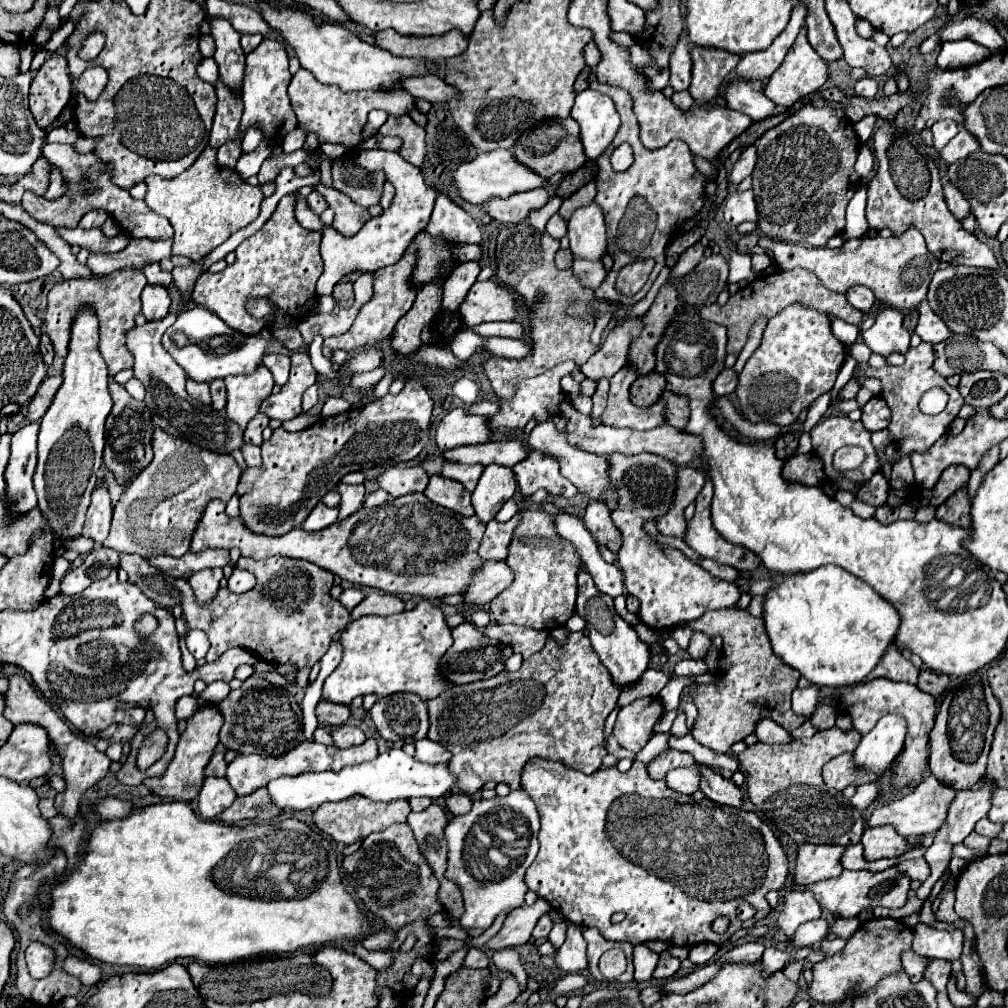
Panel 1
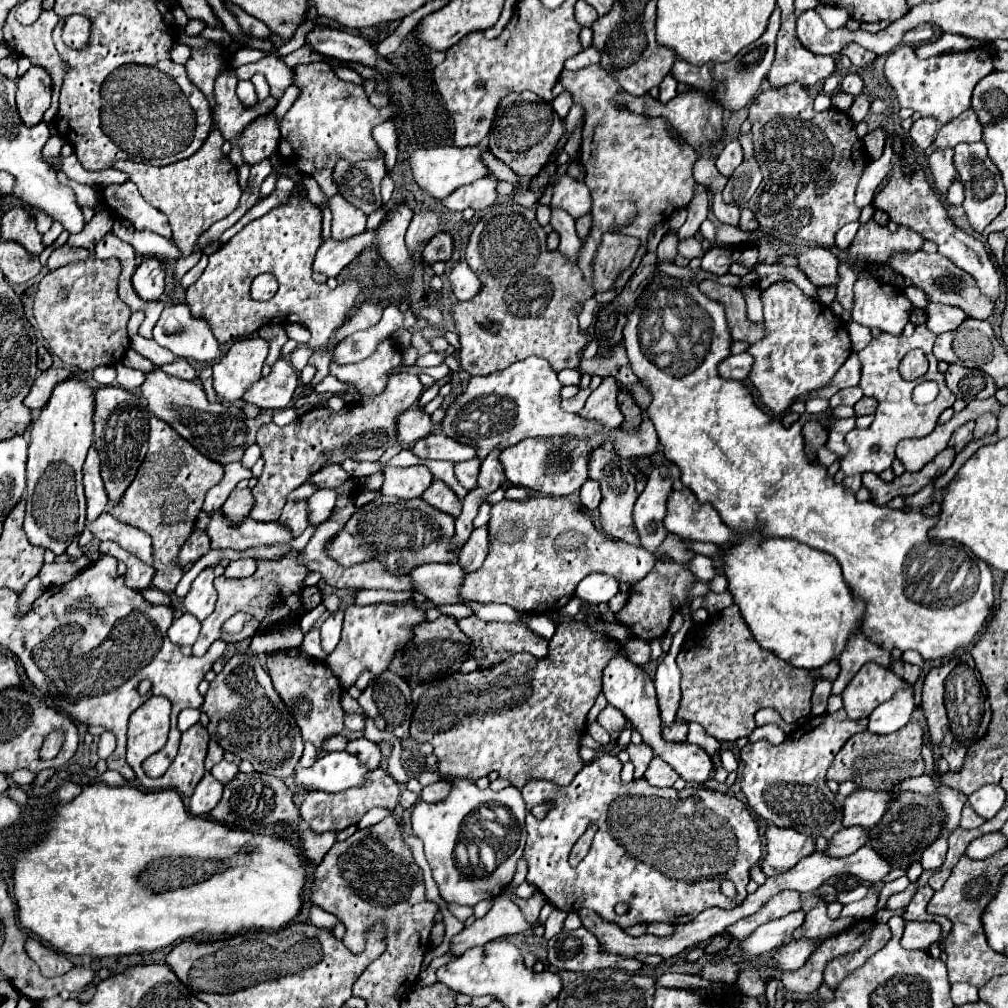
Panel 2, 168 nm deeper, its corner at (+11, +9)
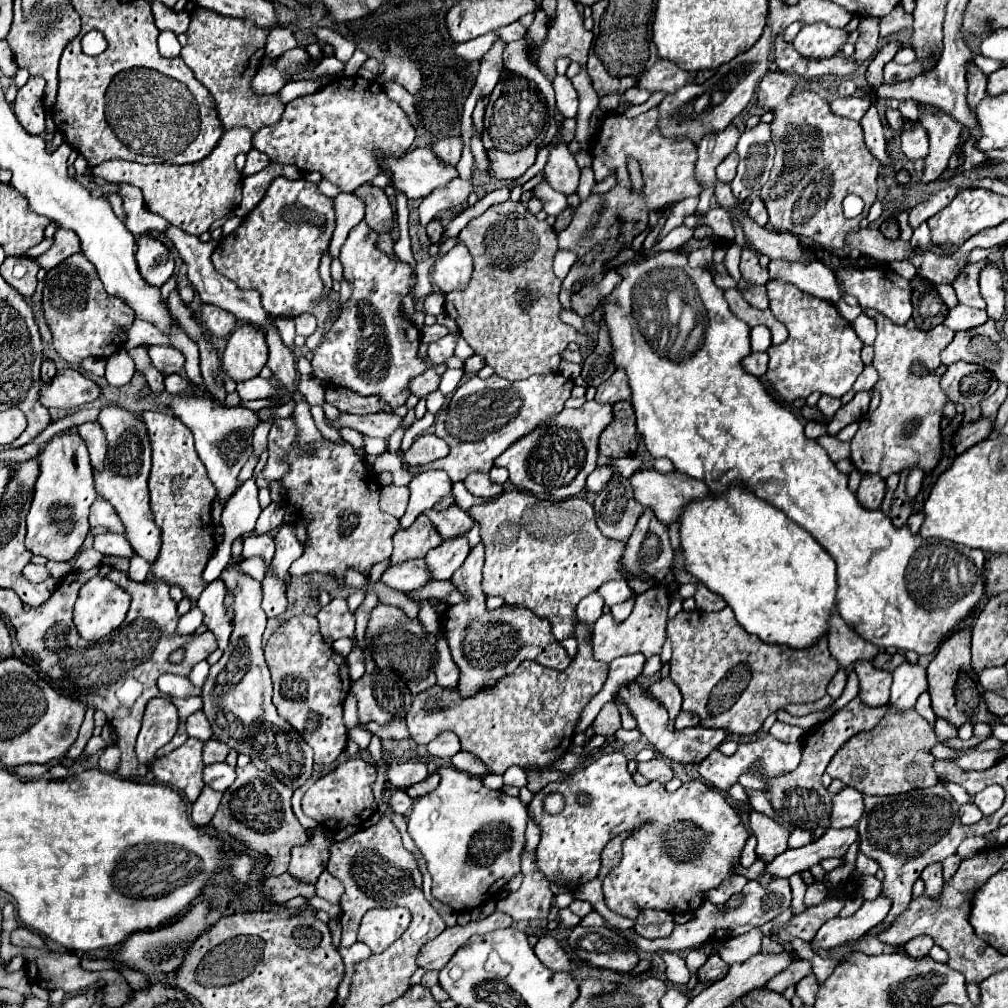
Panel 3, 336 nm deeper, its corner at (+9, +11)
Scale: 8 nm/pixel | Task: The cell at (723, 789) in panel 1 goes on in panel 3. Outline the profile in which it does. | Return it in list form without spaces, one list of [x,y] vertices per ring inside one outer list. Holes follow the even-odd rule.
[[[637,681],[619,687],[619,691],[617,691],[617,695],[615,695],[615,701],[617,701],[617,703],[623,703],[623,705],[631,711],[631,715],[633,715],[635,721],[637,721],[637,729],[647,737],[647,741],[651,743],[651,747],[653,747],[659,755],[663,755],[663,757],[667,757],[667,759],[671,759],[671,761],[675,761],[675,763],[699,765],[699,763],[701,763],[713,749],[717,749],[717,747],[721,745],[721,741],[727,737],[727,731],[723,731],[723,729],[691,727],[691,729],[681,729],[681,731],[677,731],[675,727],[669,727],[669,719],[667,719],[665,707],[661,707],[655,697],[647,695],[647,691],[645,691]]]

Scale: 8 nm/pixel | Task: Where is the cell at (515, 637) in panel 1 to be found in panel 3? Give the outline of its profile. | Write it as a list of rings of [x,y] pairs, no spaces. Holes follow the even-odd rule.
[[[477,543],[471,549],[465,563],[453,573],[451,581],[465,595],[465,599],[459,605],[451,605],[441,617],[453,661],[461,671],[459,689],[463,695],[471,695],[473,691],[493,685],[495,679],[509,675],[525,659],[537,661],[545,667],[553,667],[559,671],[563,671],[571,661],[567,651],[553,637],[551,623],[547,619],[539,619],[525,607],[511,609],[505,605],[495,611],[485,609],[485,595],[481,591],[483,551],[485,551],[483,543]]]

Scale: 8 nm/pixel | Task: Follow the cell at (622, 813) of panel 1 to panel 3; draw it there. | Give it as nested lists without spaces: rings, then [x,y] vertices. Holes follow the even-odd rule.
[[[621,751],[603,753],[593,763],[583,769],[571,773],[571,779],[565,783],[549,783],[541,791],[533,795],[529,803],[529,813],[533,821],[541,829],[541,841],[535,853],[537,869],[549,881],[561,881],[569,889],[569,893],[577,893],[587,881],[595,879],[601,869],[601,851],[603,847],[621,833],[629,833],[623,841],[623,857],[621,863],[603,879],[605,905],[629,919],[637,919],[639,909],[661,909],[671,915],[695,913],[697,907],[703,905],[707,893],[711,889],[721,887],[727,879],[731,879],[739,865],[739,855],[749,839],[749,829],[741,821],[741,815],[725,801],[725,797],[707,783],[691,781],[683,783],[675,793],[669,793],[665,785],[651,781],[647,785],[637,785],[631,779],[627,769],[627,757]],[[551,791],[559,791],[565,795],[565,809],[559,815],[545,815],[541,803],[543,797]],[[579,791],[593,795],[593,807],[581,807],[575,799]]]

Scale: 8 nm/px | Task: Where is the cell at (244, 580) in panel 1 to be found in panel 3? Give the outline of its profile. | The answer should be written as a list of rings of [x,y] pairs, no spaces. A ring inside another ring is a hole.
[[[249,535],[243,541],[243,559],[251,559],[251,557],[263,557],[265,561],[265,569],[271,569],[271,559],[275,553],[275,543],[273,537],[269,535]]]

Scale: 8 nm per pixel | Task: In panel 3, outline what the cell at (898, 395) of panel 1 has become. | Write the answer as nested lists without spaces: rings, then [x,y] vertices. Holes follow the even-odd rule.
[[[877,315],[877,339],[873,343],[875,347],[875,359],[873,359],[873,367],[879,373],[879,379],[873,387],[873,391],[877,391],[881,395],[881,403],[879,407],[871,413],[865,415],[859,423],[859,431],[855,433],[855,437],[851,439],[851,461],[853,465],[861,471],[861,473],[877,473],[879,477],[887,479],[891,473],[899,473],[903,467],[913,467],[913,465],[921,465],[925,471],[931,471],[937,461],[939,461],[939,453],[941,453],[941,417],[943,417],[943,409],[949,403],[945,391],[941,389],[939,375],[911,375],[911,363],[921,361],[923,365],[927,365],[927,369],[937,369],[941,365],[939,361],[939,353],[941,349],[945,349],[951,339],[953,339],[953,331],[947,329],[945,325],[937,325],[929,331],[921,331],[921,329],[907,329],[903,325],[895,325],[889,319],[885,319],[883,315]]]

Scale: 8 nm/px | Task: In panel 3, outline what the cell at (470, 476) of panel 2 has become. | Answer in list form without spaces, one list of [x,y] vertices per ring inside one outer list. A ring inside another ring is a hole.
[[[473,471],[473,475],[467,475],[467,479],[463,483],[471,495],[483,497],[483,499],[499,495],[503,491],[503,485],[493,483],[489,479],[489,473],[483,473],[483,471]]]

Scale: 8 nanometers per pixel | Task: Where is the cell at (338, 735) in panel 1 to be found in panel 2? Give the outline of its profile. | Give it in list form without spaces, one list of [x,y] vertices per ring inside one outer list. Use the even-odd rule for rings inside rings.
[[[353,739],[353,741],[349,741],[347,751],[349,751],[351,755],[355,755],[361,763],[365,763],[365,767],[367,767],[369,771],[375,771],[375,769],[381,767],[381,761],[383,761],[383,759],[381,759],[381,749],[379,749],[379,745],[373,743],[373,741]]]

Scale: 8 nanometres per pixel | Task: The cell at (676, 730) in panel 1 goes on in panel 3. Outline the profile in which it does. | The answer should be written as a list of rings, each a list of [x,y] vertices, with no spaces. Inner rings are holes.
[[[669,677],[659,679],[647,691],[669,711],[669,719],[677,717],[677,713],[681,711],[681,695],[679,695],[679,687],[675,687],[675,683],[671,683]]]

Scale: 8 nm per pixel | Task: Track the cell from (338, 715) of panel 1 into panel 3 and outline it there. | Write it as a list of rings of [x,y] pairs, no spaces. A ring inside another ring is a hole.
[[[293,617],[269,637],[265,661],[273,677],[273,703],[315,751],[315,763],[329,765],[345,749],[347,729],[343,725],[343,701],[349,695],[351,679],[345,657],[323,643],[315,617]]]

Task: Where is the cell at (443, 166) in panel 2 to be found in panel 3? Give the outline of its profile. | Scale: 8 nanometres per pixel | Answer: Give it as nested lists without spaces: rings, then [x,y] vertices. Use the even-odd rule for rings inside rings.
[[[417,147],[399,159],[389,157],[381,163],[381,169],[391,173],[395,189],[401,189],[409,199],[423,199],[425,195],[431,195],[431,191],[435,191],[437,187],[447,187],[451,179],[459,177],[457,167],[439,159],[431,147]]]

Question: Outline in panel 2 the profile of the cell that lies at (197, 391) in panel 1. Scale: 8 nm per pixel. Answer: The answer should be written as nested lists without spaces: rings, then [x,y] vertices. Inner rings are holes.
[[[177,359],[173,363],[167,363],[167,365],[161,365],[161,371],[173,375],[173,377],[179,377],[179,379],[187,379],[187,381],[195,381],[195,369],[189,365],[187,359]]]

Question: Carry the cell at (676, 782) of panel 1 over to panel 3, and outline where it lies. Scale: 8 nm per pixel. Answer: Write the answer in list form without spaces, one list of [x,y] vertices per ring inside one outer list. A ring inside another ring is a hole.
[[[655,757],[655,759],[647,761],[647,763],[639,763],[639,765],[637,765],[637,771],[639,771],[645,779],[649,779],[649,781],[659,781],[659,783],[663,783],[663,785],[673,779],[671,767],[669,767],[663,759],[659,759],[659,757]]]

